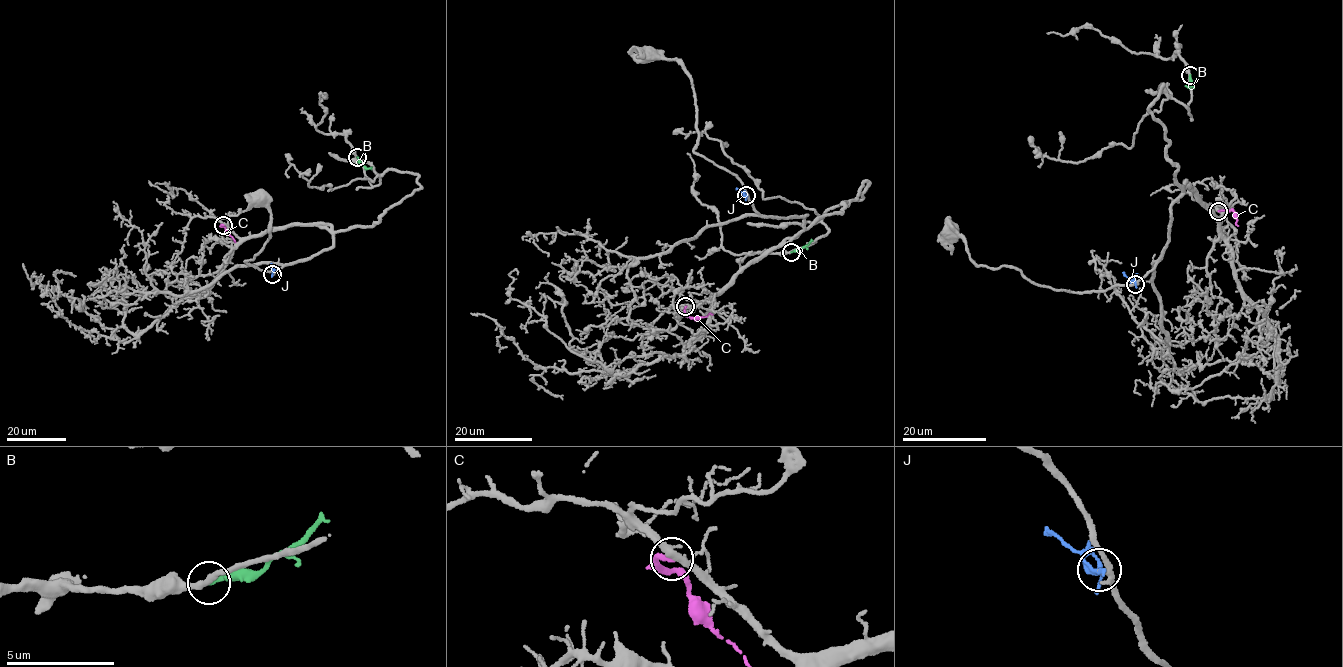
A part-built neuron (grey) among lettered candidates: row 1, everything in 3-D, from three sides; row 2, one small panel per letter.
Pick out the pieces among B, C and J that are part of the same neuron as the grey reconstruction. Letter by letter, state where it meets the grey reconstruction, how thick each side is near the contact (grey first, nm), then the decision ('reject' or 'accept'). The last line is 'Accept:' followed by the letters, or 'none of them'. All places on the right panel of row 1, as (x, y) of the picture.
B: meets grey at (1190, 75); 320 nm thick on the grey side, 220 nm on the other; reject
C: meets grey at (1218, 211); 300 nm thick on the grey side, 240 nm on the other; reject
J: meets grey at (1135, 284); 190 nm thick on the grey side, 260 nm on the other; accept
Accept: J

